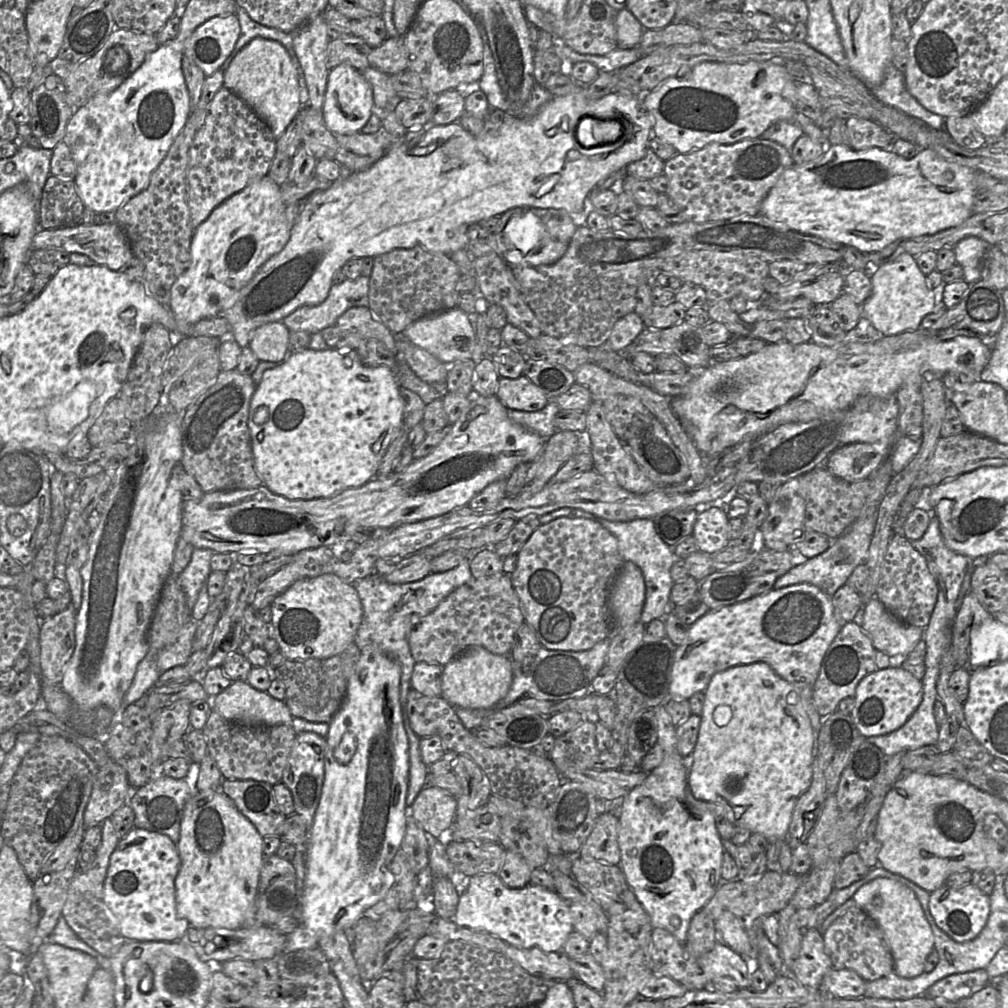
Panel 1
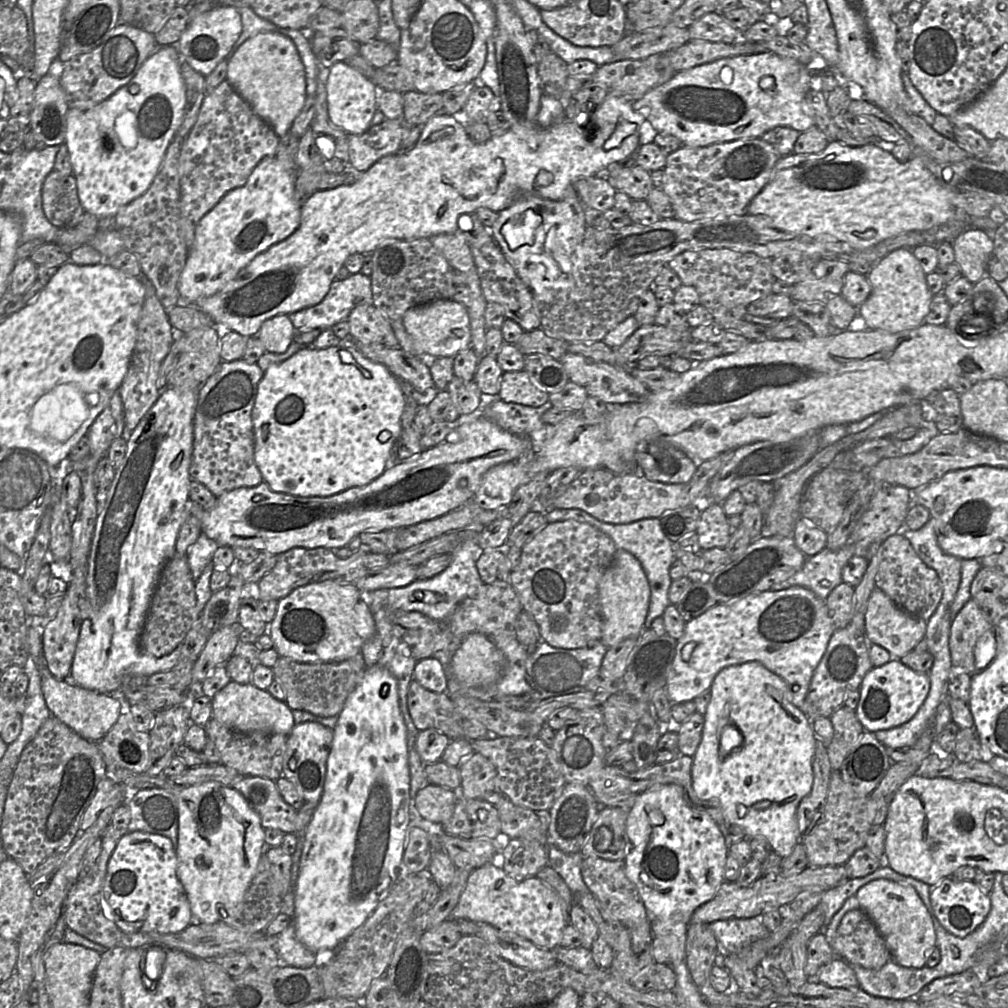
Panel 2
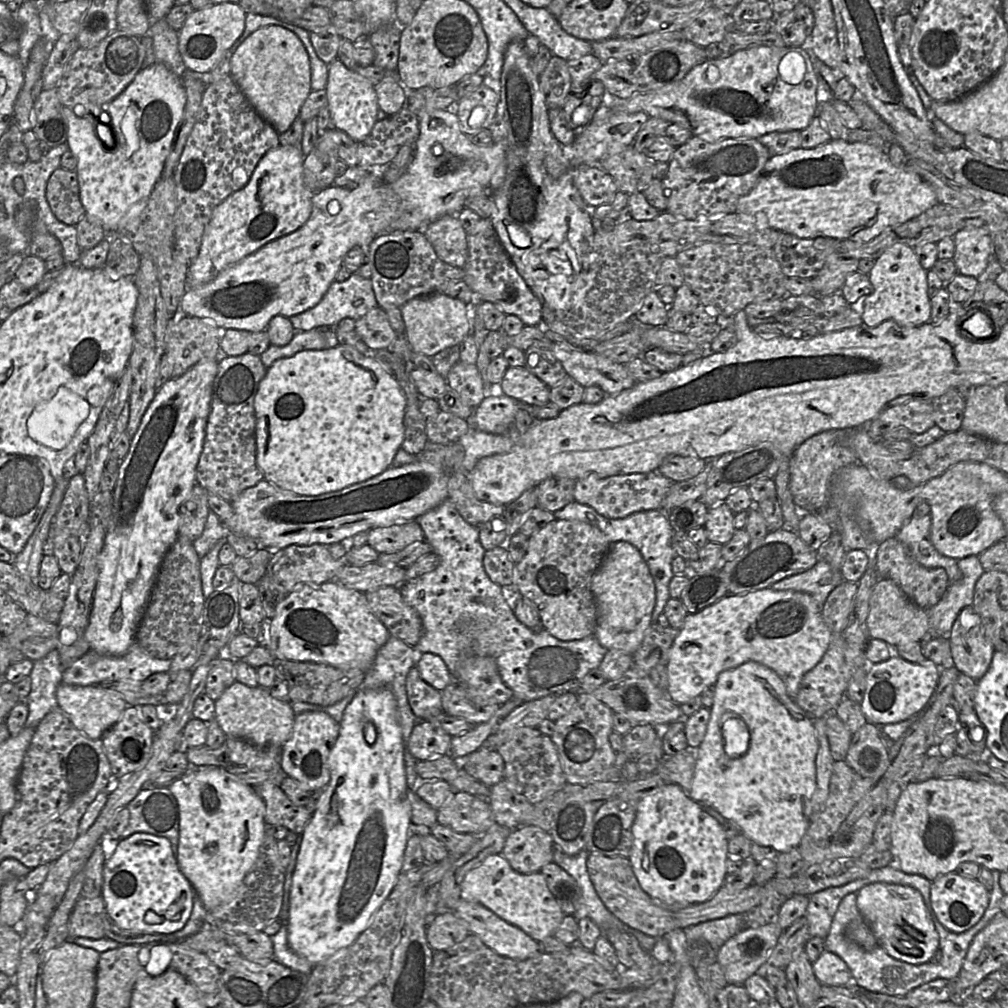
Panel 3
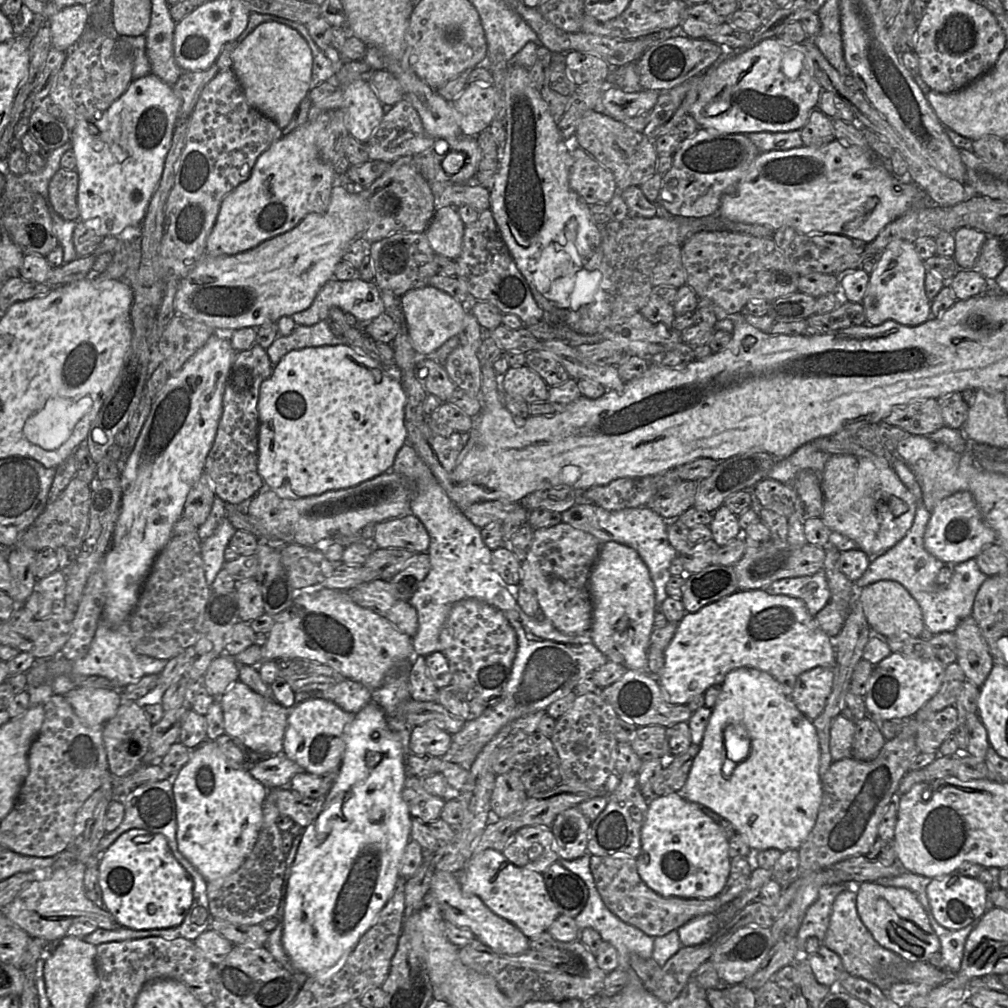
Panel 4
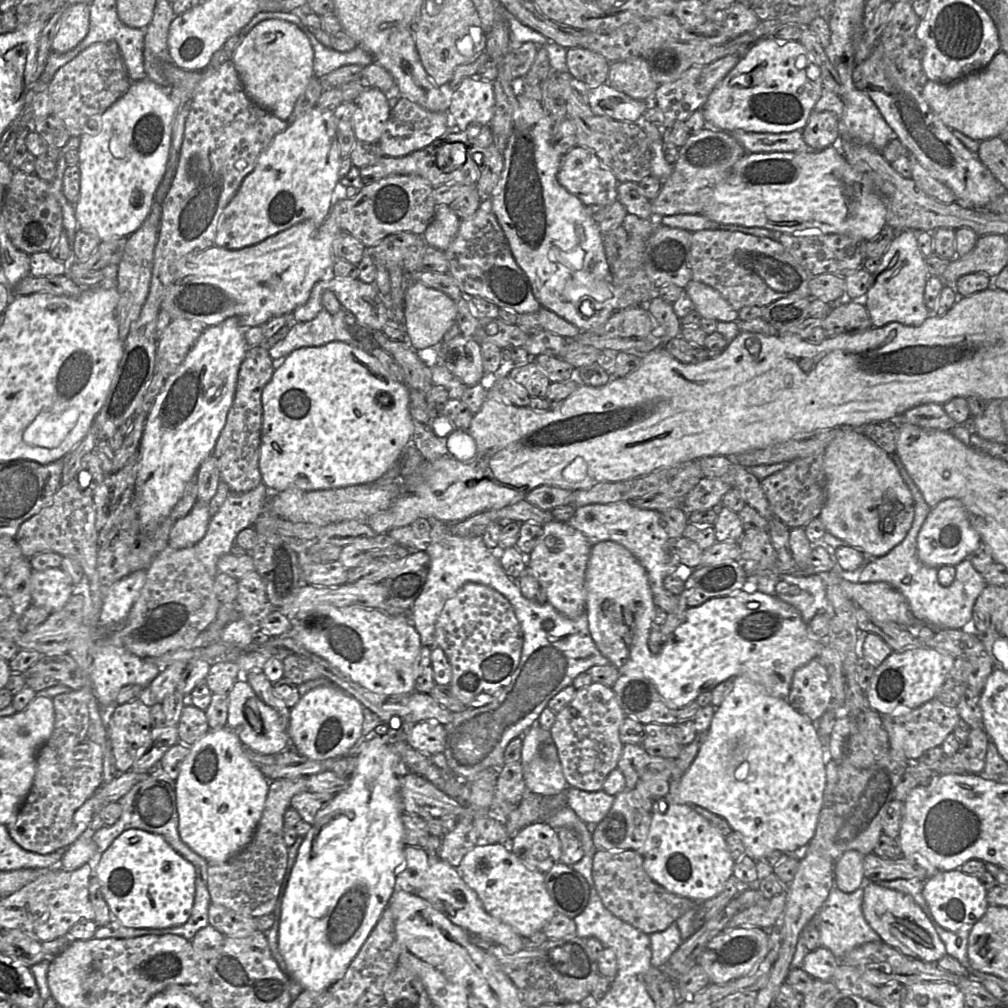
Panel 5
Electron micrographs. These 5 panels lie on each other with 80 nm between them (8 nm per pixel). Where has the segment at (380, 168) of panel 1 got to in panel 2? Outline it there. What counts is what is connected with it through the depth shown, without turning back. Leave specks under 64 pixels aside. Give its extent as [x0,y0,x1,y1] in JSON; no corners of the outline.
[196,95,655,338]

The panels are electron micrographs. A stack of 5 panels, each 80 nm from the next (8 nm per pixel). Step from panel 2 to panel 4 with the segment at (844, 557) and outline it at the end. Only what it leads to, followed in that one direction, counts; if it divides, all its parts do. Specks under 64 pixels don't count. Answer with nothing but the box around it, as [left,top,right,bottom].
[763,569,830,617]

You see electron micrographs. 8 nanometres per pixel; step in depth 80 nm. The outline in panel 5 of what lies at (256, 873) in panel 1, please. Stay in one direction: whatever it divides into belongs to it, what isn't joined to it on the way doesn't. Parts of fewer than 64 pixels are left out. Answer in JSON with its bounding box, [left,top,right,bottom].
[176,727,270,864]

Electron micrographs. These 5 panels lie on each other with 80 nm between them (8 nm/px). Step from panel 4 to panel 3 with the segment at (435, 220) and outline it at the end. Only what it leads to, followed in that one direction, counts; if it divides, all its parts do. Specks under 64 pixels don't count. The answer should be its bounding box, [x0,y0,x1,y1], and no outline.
[422,215,468,268]

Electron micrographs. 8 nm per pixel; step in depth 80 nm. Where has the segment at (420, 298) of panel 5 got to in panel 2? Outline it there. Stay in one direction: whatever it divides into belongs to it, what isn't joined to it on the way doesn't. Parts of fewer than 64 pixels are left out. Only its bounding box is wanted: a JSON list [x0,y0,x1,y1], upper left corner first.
[403,299,471,357]

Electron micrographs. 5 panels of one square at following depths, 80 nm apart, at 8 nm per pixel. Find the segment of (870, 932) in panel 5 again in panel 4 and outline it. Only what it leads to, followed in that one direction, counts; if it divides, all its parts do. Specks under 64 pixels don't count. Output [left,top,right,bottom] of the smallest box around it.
[822,890,904,991]

